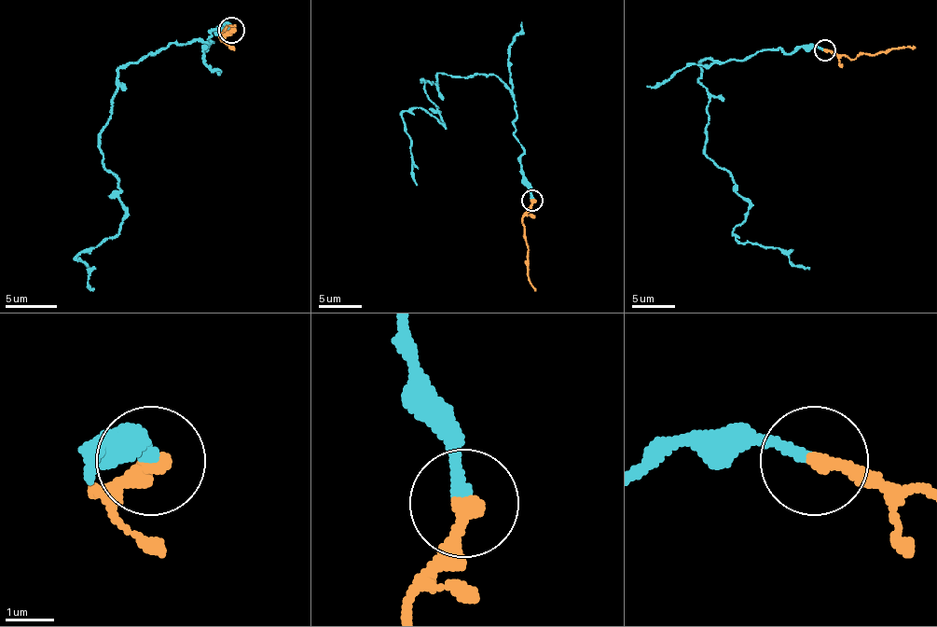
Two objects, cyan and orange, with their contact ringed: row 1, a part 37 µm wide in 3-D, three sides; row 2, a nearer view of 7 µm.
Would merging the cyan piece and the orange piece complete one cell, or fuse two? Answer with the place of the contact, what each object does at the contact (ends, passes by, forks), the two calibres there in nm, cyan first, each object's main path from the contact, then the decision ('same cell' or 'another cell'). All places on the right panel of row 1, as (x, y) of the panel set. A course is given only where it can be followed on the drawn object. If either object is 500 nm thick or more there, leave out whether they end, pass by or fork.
place (824, 50); cyan ends; orange ends; calibres 240 and 360 nm; course cyan (825, 48), (697, 62), (709, 96), (704, 150), (750, 208), (732, 229), (738, 241), (778, 247), (810, 269); course orange (825, 50), (855, 59), (864, 52), (876, 55), (916, 48); another cell

